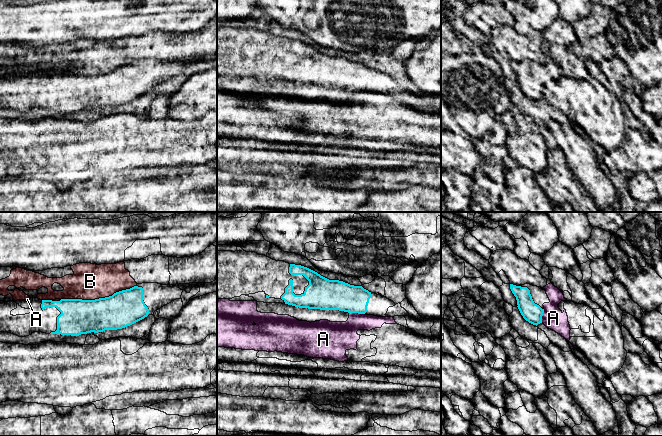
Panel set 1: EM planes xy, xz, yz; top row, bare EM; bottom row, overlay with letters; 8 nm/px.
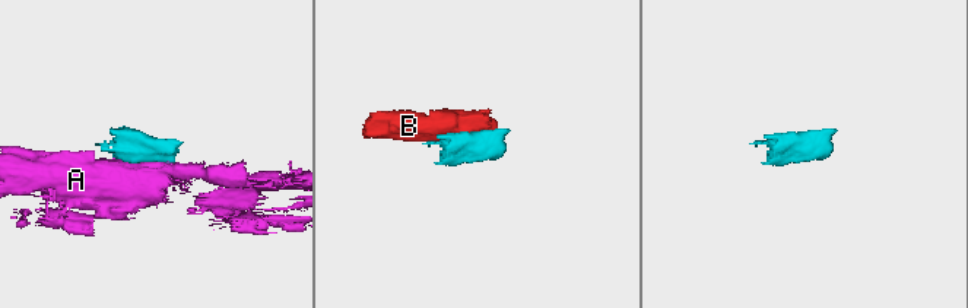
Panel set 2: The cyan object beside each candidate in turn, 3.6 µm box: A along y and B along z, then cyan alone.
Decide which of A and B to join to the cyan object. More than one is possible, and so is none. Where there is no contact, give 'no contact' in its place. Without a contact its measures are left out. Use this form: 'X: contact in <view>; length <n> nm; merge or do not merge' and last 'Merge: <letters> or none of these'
A: contact in xz; length 130 nm; do not merge
B: contact in xy; length 600 nm; do not merge
Merge: none of these

